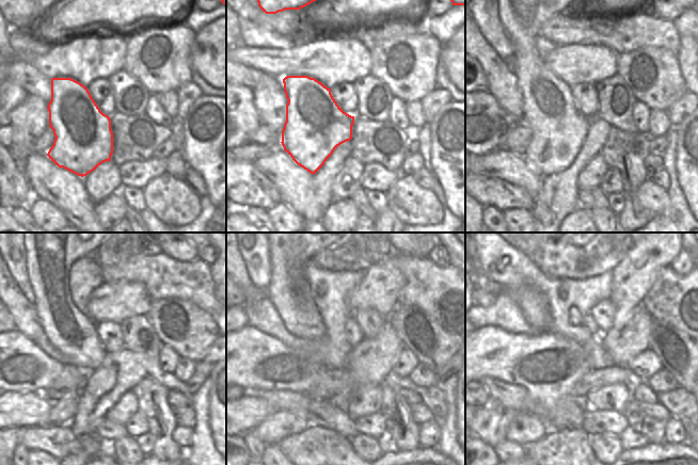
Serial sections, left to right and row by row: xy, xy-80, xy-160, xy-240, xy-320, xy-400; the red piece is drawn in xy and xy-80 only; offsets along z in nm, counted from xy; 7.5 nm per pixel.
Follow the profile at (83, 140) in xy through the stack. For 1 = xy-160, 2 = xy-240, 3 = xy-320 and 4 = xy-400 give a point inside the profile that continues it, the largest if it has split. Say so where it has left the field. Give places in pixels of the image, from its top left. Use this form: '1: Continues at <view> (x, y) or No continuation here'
1: Continues at xy-160 (550, 111)
2: Continues at xy-240 (49, 254)
3: Continues at xy-320 (289, 254)
4: Continues at xy-400 (533, 304).

